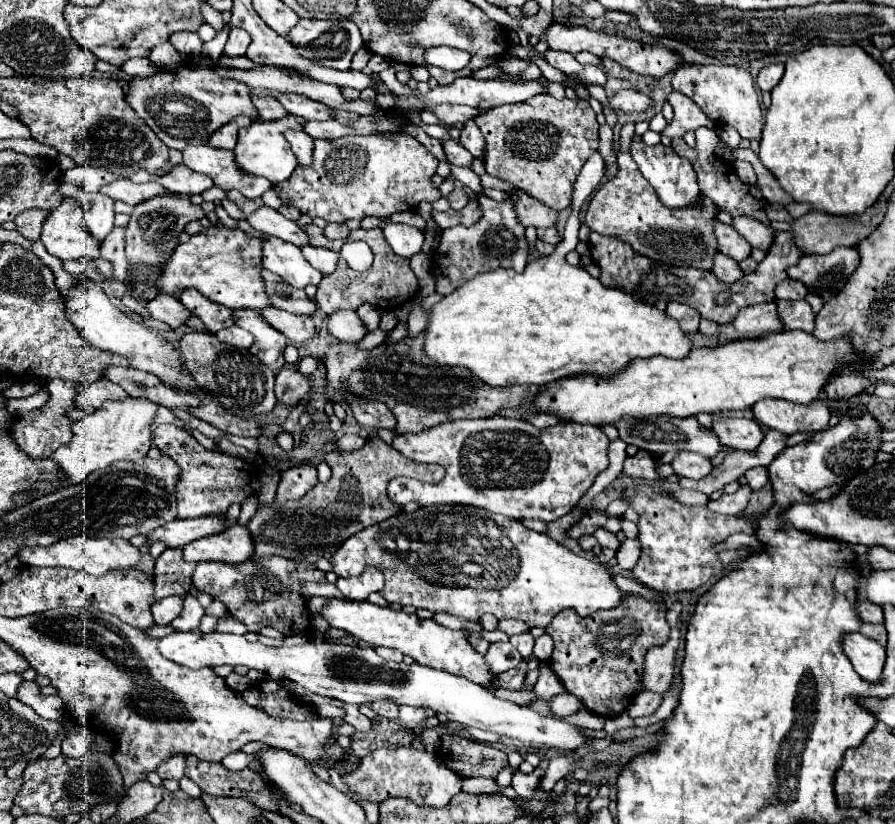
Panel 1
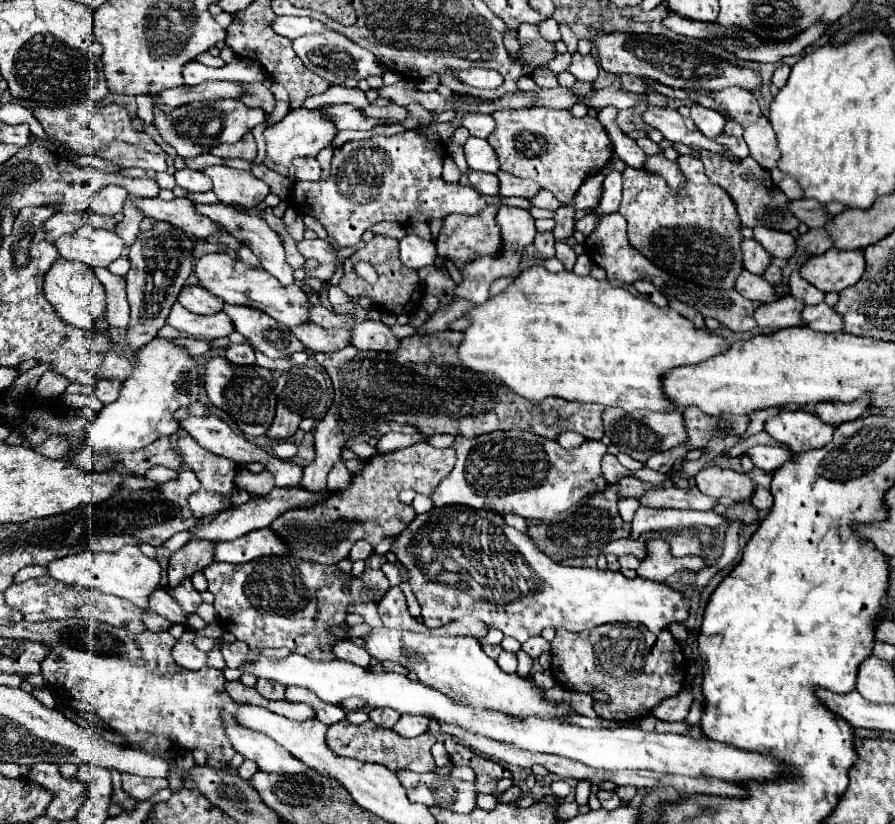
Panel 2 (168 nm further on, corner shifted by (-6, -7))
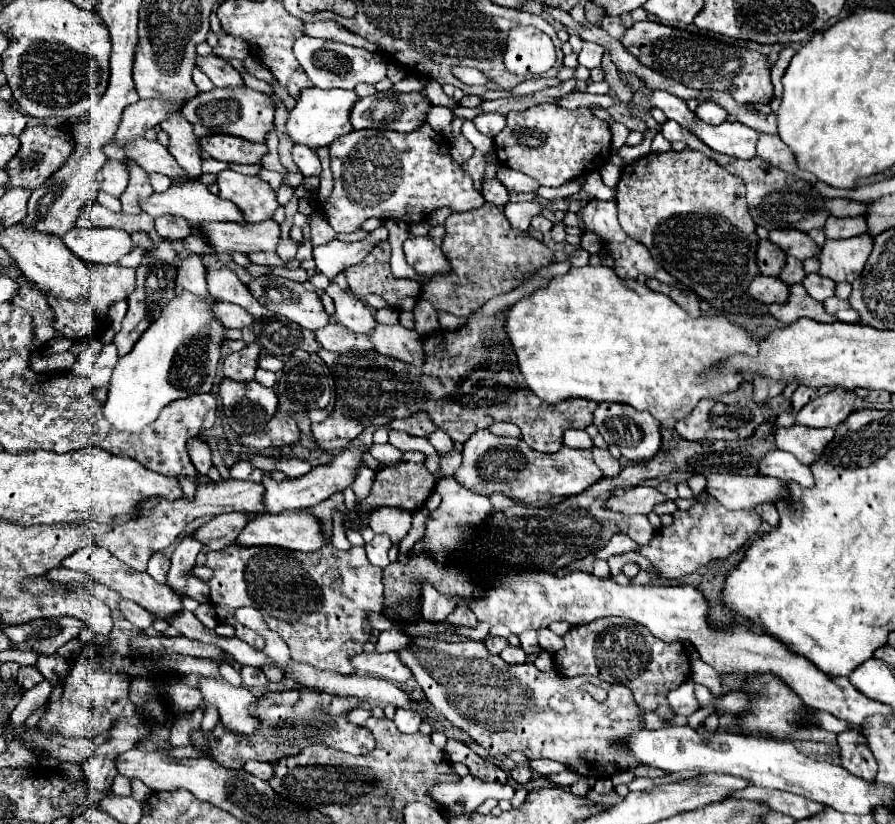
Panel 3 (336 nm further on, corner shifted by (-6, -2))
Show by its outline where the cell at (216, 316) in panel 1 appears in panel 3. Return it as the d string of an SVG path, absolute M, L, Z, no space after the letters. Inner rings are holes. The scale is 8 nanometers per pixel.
M193 254L191 258L181 262L181 270L177 270L177 294L183 294L183 290L199 296L209 298L207 290L207 270L203 266L201 256Z

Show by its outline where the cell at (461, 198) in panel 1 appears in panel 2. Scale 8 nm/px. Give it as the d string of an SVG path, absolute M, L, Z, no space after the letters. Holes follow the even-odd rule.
M403 131L391 137L385 135L373 135L369 139L361 141L349 141L343 147L333 151L331 159L331 177L327 181L297 181L293 185L293 207L301 215L311 215L323 223L327 233L337 239L339 247L355 247L363 233L373 227L379 221L397 221L399 225L407 227L417 221L429 223L431 219L443 219L451 213L463 213L463 215L477 215L481 213L487 203L485 197L465 185L445 185L441 177L443 159L447 155L447 149L441 141L431 141L419 131Z

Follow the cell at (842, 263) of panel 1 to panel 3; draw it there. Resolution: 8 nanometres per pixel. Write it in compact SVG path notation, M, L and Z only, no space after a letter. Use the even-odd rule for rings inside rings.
M869 234L853 236L849 240L825 240L825 246L821 248L821 254L819 254L821 268L817 274L831 278L833 282L853 282L859 278L869 254L871 254L871 248L873 248L873 238Z

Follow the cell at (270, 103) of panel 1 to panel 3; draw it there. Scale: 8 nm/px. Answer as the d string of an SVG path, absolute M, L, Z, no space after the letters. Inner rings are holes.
M197 56L197 66L209 76L209 80L217 86L217 88L239 88L245 86L243 78L239 76L239 72L223 58L219 56Z

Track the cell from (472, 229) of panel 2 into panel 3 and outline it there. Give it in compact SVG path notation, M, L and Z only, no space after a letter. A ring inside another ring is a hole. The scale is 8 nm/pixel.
M485 202L481 210L453 212L443 226L447 232L441 248L451 264L451 272L435 274L421 292L423 298L433 302L435 310L445 310L465 318L489 298L517 288L525 272L553 262L553 252L543 242L515 230L503 216L503 206L491 202Z

